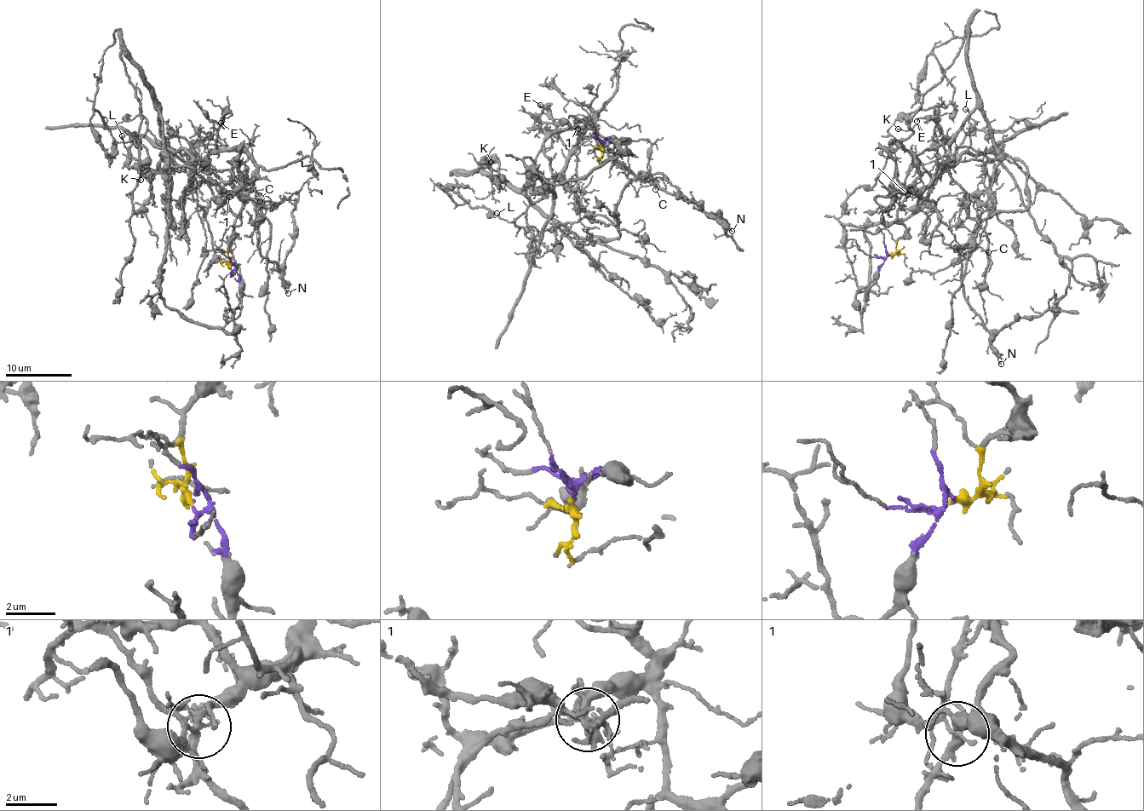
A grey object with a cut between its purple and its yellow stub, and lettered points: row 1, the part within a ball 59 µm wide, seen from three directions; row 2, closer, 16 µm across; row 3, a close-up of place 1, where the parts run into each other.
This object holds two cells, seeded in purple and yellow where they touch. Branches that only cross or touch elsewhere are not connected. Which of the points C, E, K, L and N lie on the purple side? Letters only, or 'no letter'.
C, K, N

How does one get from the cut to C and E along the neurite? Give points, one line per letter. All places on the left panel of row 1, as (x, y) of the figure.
C: (230, 267), (241, 314), (223, 326), (165, 305), (159, 112), (161, 137), (177, 135), (222, 181), (260, 201)
E: (230, 267), (241, 220), (229, 196), (255, 165), (220, 149), (226, 112), (221, 123)

